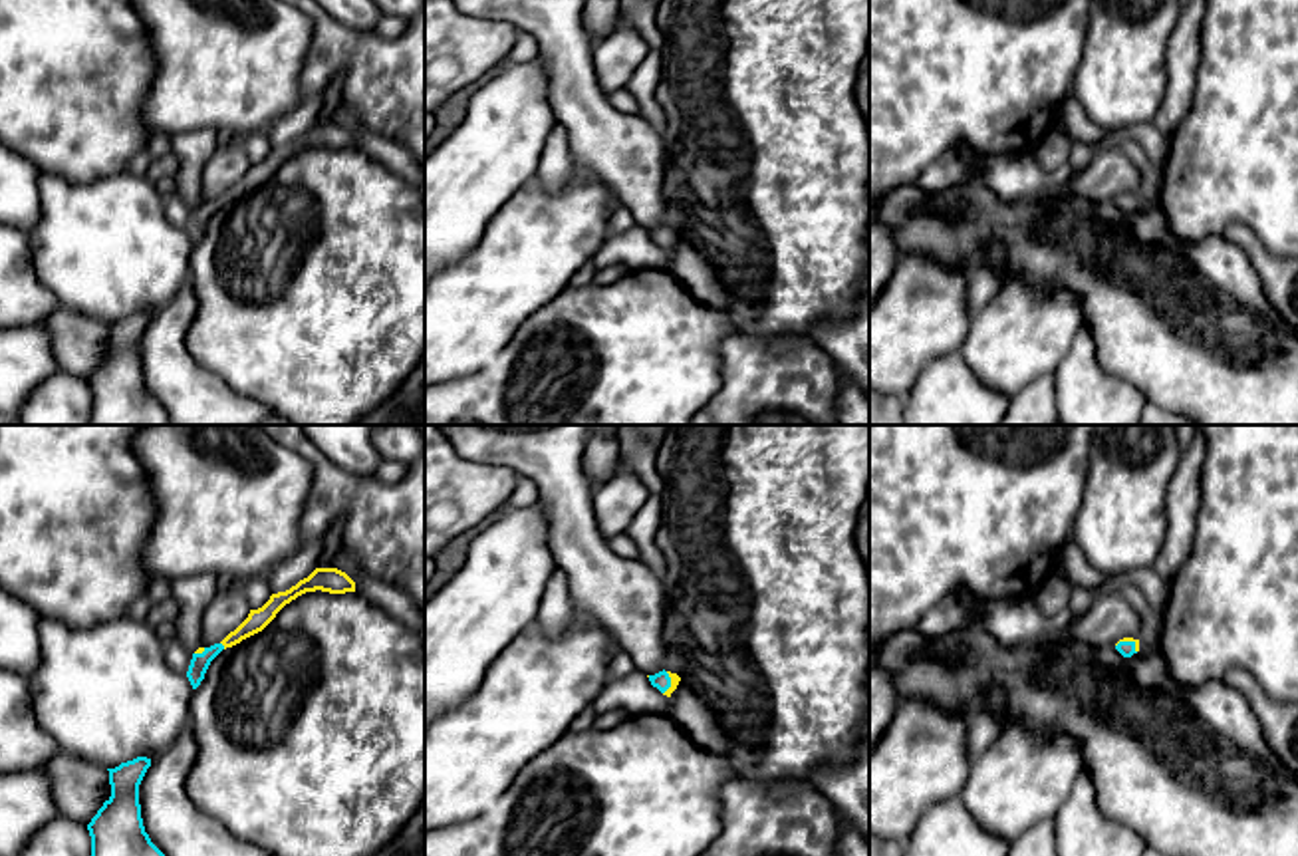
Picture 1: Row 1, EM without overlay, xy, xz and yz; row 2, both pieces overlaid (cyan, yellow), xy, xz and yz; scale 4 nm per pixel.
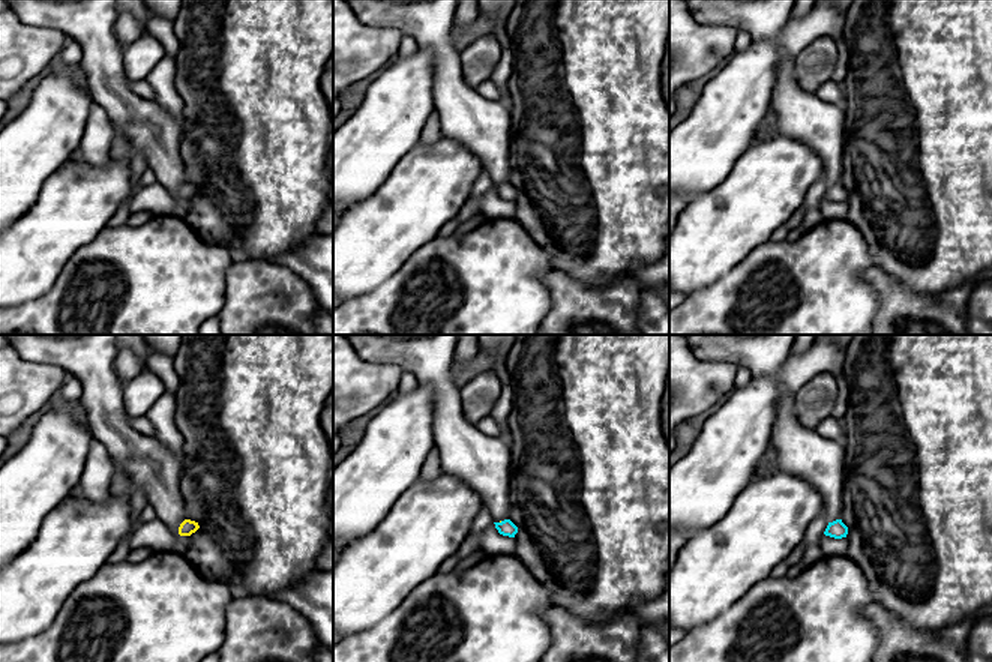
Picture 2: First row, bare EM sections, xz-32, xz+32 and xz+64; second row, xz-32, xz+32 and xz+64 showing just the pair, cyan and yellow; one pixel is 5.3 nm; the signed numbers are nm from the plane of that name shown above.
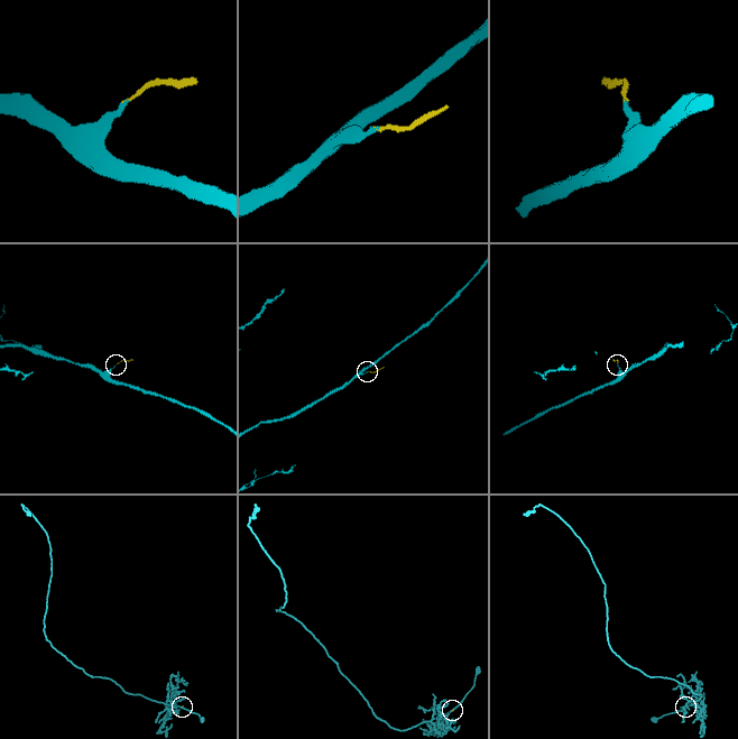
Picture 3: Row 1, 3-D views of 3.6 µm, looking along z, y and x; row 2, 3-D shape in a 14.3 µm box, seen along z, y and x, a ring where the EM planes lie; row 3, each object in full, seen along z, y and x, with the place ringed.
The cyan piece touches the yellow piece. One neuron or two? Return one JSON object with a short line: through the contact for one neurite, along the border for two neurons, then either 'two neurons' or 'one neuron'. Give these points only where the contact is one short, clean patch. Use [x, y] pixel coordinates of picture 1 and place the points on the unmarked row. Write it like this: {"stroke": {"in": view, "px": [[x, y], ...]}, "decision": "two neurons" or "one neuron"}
{"stroke": {"in": "yz", "px": [[1126, 203], [1130, 197], [1124, 193]]}, "decision": "one neuron"}

